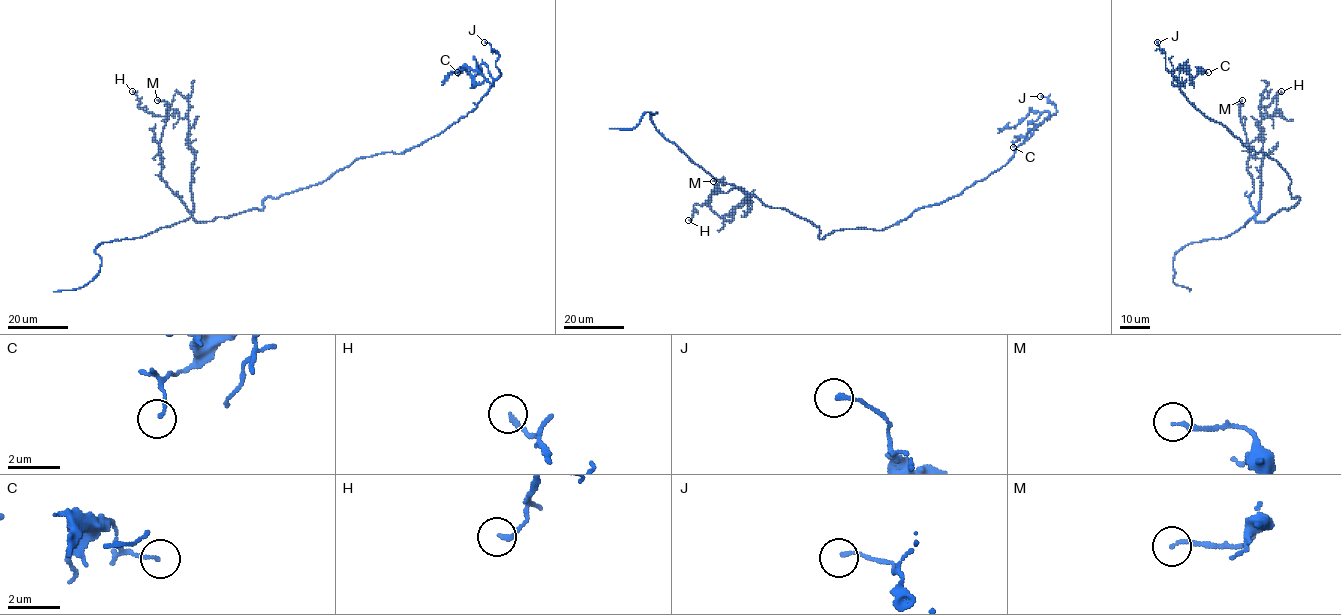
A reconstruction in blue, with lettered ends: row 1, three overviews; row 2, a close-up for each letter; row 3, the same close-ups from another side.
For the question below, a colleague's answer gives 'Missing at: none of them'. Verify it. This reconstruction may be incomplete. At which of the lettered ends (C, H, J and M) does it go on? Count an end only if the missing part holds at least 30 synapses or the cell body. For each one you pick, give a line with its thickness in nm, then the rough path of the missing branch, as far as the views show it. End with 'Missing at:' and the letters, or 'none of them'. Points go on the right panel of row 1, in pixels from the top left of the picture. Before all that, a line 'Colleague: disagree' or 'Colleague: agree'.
Colleague: agree
Missing at: none of them

